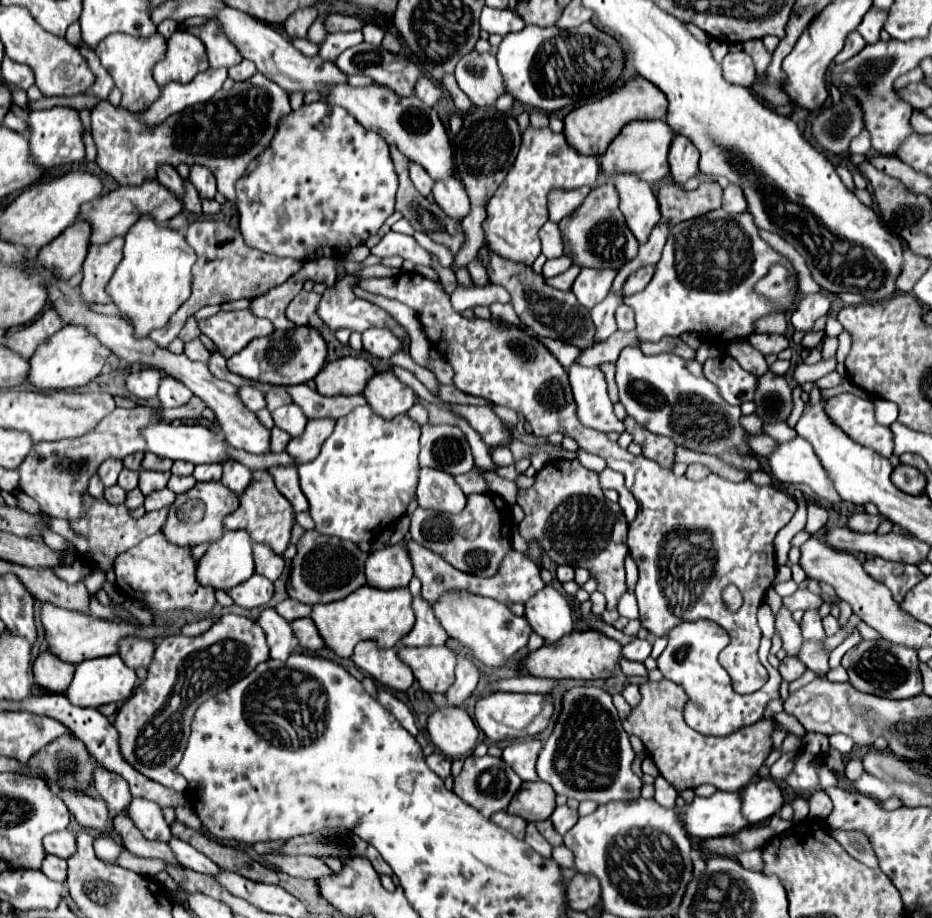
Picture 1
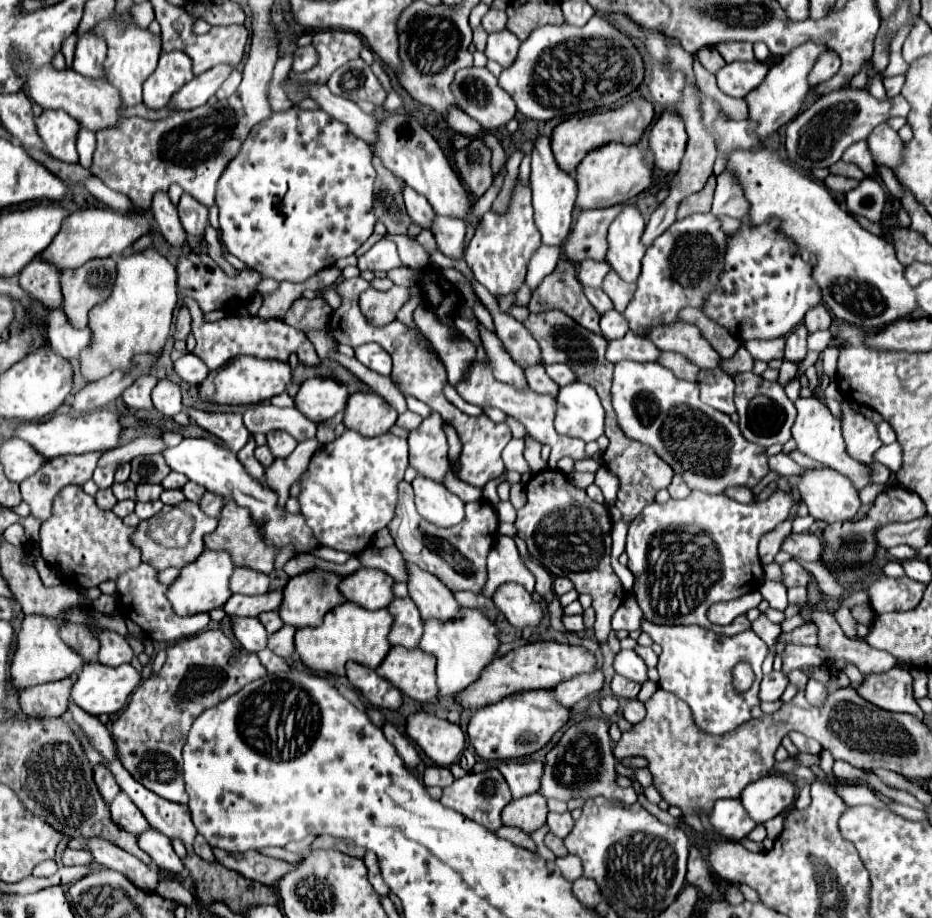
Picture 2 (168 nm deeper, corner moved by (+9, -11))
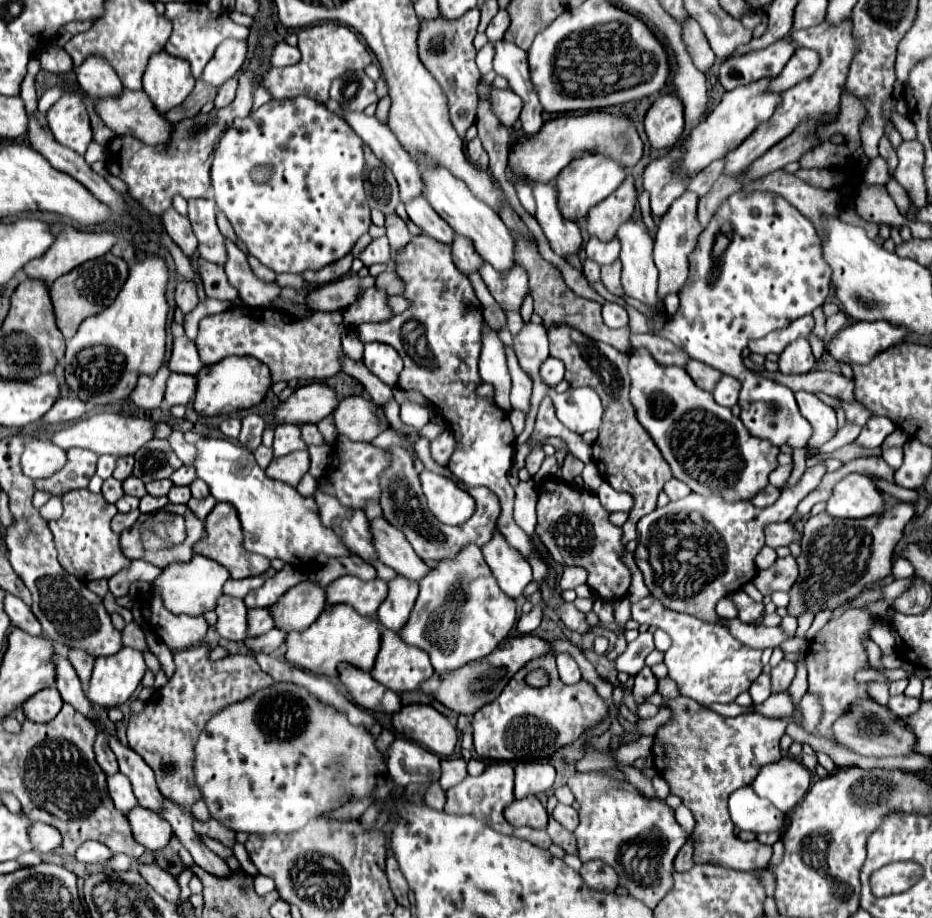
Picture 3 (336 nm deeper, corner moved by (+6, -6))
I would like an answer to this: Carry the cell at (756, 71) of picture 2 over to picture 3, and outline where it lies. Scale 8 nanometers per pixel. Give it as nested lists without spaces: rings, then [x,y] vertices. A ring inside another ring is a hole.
[[[782,38],[780,42],[774,42],[768,48],[754,50],[742,56],[732,56],[720,66],[720,84],[726,90],[734,90],[738,86],[756,82],[766,76],[774,78],[782,72],[786,62],[792,58],[794,50],[796,48],[792,46],[792,42],[788,42],[788,38]]]

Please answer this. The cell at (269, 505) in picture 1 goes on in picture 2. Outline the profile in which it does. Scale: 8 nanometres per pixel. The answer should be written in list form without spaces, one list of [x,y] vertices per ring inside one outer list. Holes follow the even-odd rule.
[[[227,501],[223,505],[217,529],[213,533],[205,535],[205,547],[211,551],[229,551],[235,567],[249,567],[249,569],[261,571],[265,575],[269,575],[273,571],[273,561],[275,561],[275,553],[277,553],[275,547],[269,547],[263,543],[263,539],[257,531],[257,525],[253,523],[249,511],[235,505],[233,501]]]

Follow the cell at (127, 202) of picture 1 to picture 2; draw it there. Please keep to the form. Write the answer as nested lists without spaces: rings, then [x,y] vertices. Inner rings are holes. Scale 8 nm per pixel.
[[[81,209],[65,217],[61,231],[53,239],[53,243],[41,253],[43,259],[53,263],[59,271],[77,269],[89,259],[95,257],[117,257],[127,251],[141,235],[145,235],[153,225],[151,213],[137,211],[133,215],[121,215],[111,209]]]

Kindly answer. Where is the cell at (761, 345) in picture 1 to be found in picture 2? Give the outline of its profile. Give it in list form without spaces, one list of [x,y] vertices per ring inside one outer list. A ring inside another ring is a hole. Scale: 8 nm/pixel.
[[[777,337],[771,341],[747,341],[745,349],[751,353],[753,359],[771,361],[771,359],[783,359],[783,347],[785,337]]]

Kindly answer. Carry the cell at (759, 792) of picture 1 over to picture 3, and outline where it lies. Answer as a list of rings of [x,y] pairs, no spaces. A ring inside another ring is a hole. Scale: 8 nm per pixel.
[[[782,758],[762,766],[750,786],[756,796],[768,800],[774,808],[786,814],[808,792],[810,770],[794,758]]]

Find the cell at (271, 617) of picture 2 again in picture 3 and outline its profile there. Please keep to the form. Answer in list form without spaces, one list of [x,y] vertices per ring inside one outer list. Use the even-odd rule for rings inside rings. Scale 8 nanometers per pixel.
[[[250,610],[248,620],[250,620],[250,624],[248,624],[250,636],[260,636],[260,634],[266,634],[268,630],[274,628],[274,620],[268,610]]]

